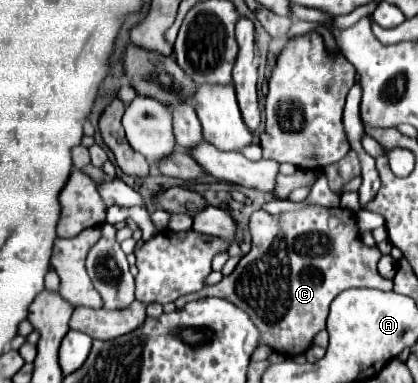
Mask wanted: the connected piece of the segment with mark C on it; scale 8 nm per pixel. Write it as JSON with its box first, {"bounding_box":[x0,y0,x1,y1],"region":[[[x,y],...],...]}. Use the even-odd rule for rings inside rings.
{"bounding_box":[200,205,392,357],"region":[[[310,205],[296,213],[284,213],[284,215],[268,215],[266,211],[258,209],[250,215],[248,229],[252,235],[250,253],[240,259],[240,263],[228,277],[224,277],[216,285],[206,285],[200,291],[200,295],[228,299],[230,303],[246,311],[262,331],[260,343],[270,345],[274,351],[284,353],[286,357],[296,357],[312,345],[312,337],[326,327],[328,307],[332,299],[344,289],[350,287],[372,287],[380,291],[392,289],[392,281],[380,277],[380,273],[376,271],[376,263],[382,257],[382,253],[378,251],[378,247],[366,247],[360,241],[356,217],[346,209],[326,209]],[[314,247],[322,249],[314,253]]]}

